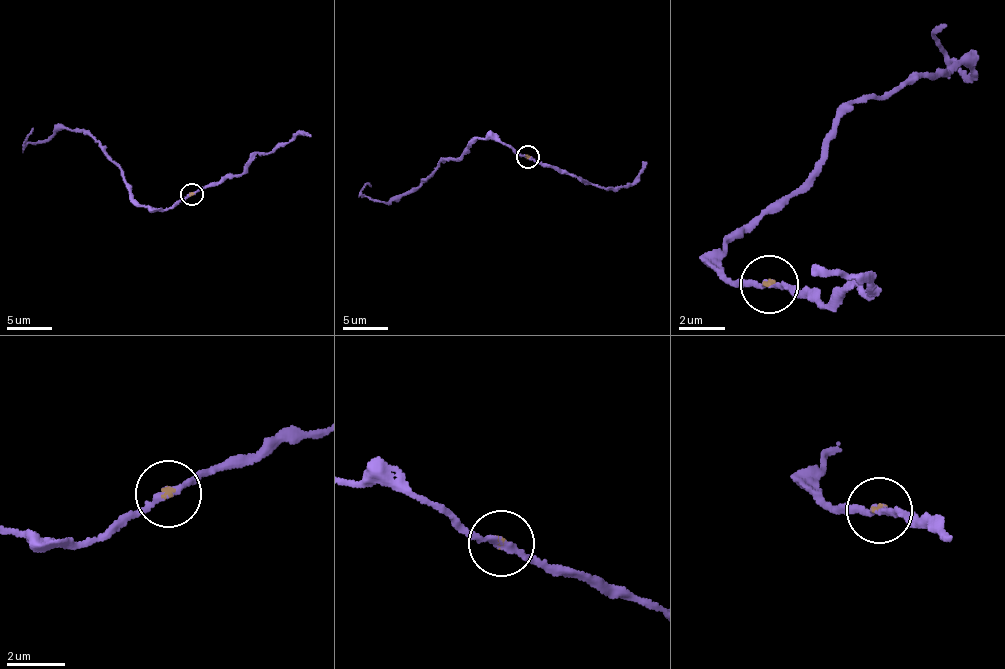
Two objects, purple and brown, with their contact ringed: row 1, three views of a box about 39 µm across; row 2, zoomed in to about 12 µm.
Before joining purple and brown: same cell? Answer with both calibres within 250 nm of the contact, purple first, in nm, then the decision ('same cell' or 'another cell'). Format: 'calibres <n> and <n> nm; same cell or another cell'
calibres 190 and 100 nm; another cell

